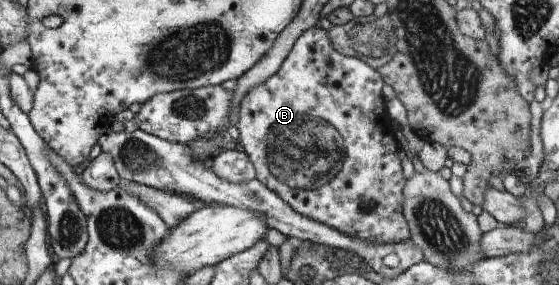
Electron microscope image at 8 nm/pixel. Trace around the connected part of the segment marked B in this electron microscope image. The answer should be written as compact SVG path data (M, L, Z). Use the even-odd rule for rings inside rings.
M318 25L304 31L301 37L296 39L292 50L286 60L282 63L280 70L274 73L267 81L261 85L256 85L250 89L242 99L240 113L236 119L236 126L240 130L238 143L245 151L256 171L256 178L273 190L287 205L290 205L294 212L305 216L317 223L326 225L339 233L357 238L366 244L398 244L410 238L408 223L403 215L403 204L405 194L403 188L406 180L403 175L401 161L404 153L402 152L397 139L395 138L394 122L386 116L386 101L382 95L384 81L377 70L361 61L358 56L346 56L339 54L332 46L327 31Z

